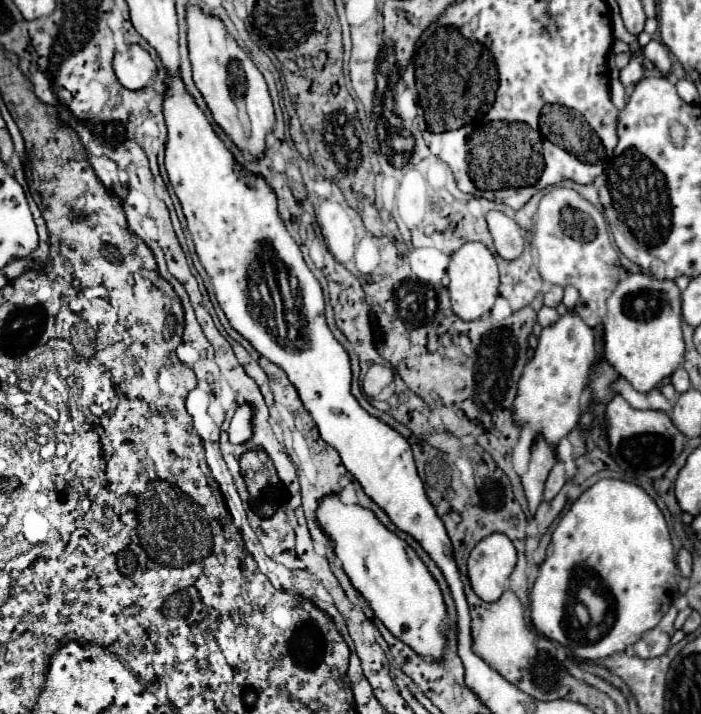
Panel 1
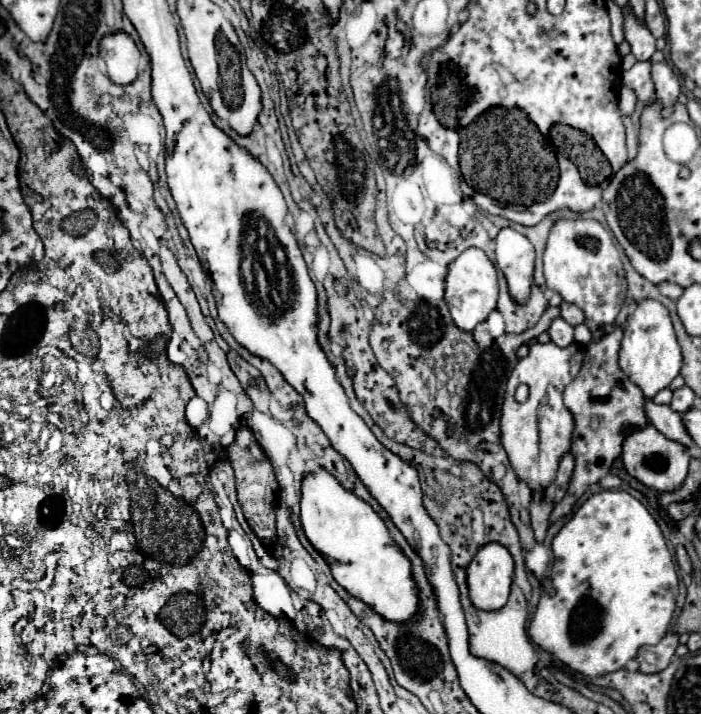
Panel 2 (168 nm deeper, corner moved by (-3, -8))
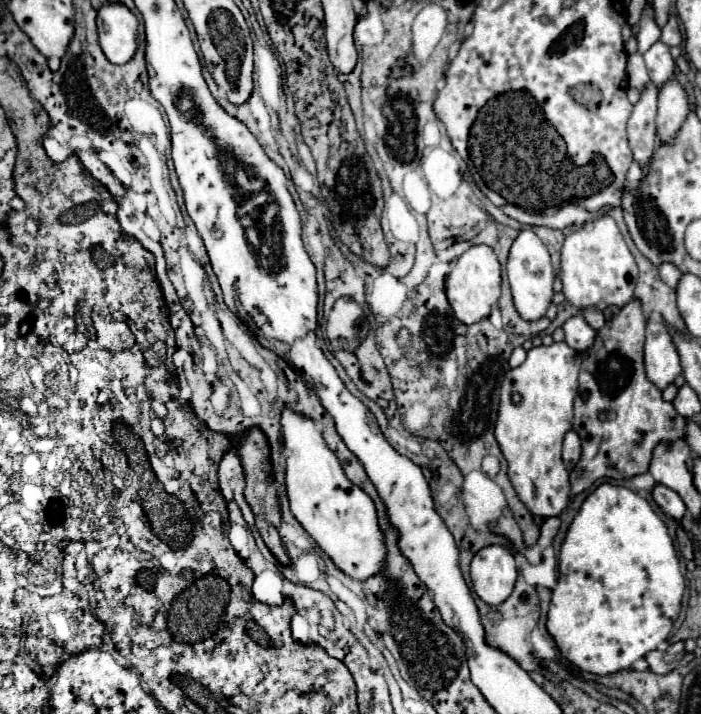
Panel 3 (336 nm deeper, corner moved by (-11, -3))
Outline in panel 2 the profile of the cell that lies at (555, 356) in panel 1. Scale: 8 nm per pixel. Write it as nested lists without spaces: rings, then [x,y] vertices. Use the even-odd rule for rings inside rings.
[[[533,343],[529,347],[529,355],[519,359],[509,375],[499,423],[501,445],[507,451],[511,469],[515,471],[517,479],[527,483],[533,495],[543,495],[545,489],[553,483],[559,459],[571,447],[573,415],[563,407],[563,389],[579,373],[581,361],[583,349],[577,343],[569,347],[557,347],[555,343]],[[521,383],[529,387],[529,399],[525,403],[517,403],[513,399],[513,393]]]

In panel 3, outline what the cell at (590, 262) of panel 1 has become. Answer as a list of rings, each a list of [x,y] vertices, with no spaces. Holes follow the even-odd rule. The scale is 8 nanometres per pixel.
[[[603,214],[597,220],[587,222],[583,228],[565,236],[561,248],[559,280],[563,284],[563,294],[567,302],[577,308],[623,308],[633,298],[633,290],[637,284],[637,264],[611,216]]]

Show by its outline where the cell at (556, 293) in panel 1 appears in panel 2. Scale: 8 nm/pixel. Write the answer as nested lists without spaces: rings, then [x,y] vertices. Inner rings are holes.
[[[561,303],[561,317],[569,323],[569,325],[579,325],[585,321],[585,313],[577,307],[577,305],[571,305],[571,303]]]

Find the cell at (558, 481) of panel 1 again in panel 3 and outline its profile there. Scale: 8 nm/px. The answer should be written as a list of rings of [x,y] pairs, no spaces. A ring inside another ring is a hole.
[[[571,430],[571,432],[567,432],[567,436],[563,440],[563,462],[565,462],[567,470],[573,470],[575,464],[579,462],[579,458],[581,458],[581,440]]]

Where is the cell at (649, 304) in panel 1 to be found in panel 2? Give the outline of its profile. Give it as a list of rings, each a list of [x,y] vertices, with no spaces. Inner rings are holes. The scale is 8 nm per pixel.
[[[645,299],[637,303],[633,315],[629,315],[625,325],[625,335],[619,351],[619,365],[625,375],[645,393],[647,399],[655,397],[661,389],[669,387],[669,383],[679,375],[683,357],[681,349],[669,319],[669,311],[653,299]]]

